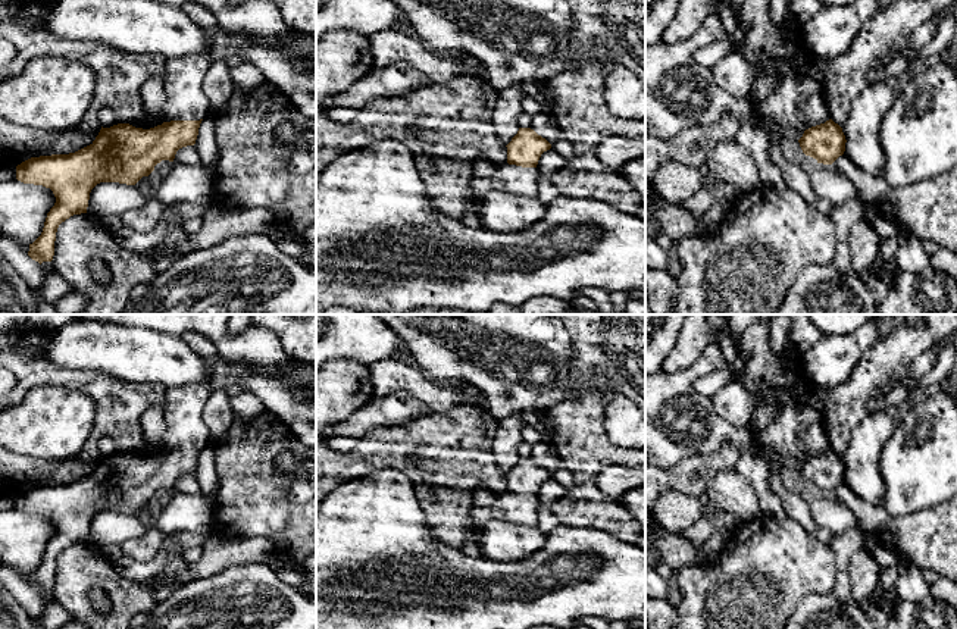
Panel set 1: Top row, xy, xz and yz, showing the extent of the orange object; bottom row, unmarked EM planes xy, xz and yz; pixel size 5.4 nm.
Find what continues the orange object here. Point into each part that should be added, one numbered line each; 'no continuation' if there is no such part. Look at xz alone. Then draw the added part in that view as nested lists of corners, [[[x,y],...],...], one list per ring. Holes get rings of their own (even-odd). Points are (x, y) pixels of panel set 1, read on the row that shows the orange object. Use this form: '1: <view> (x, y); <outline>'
1: xz (509, 178); [[[504,163],[488,178],[472,176],[472,190],[476,195],[503,191],[523,198],[537,198],[538,178],[540,172],[537,168],[522,168]]]

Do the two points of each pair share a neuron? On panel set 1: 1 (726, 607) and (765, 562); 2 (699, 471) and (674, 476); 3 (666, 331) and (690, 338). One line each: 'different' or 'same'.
1: same
2: same
3: different

